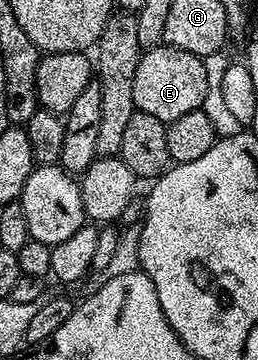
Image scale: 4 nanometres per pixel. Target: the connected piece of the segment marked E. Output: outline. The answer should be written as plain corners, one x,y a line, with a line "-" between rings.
163,43
141,52
138,71
134,71
132,82
137,110
146,115
154,115
154,119
165,123
179,119
186,115
186,111
201,108
208,90
204,58

